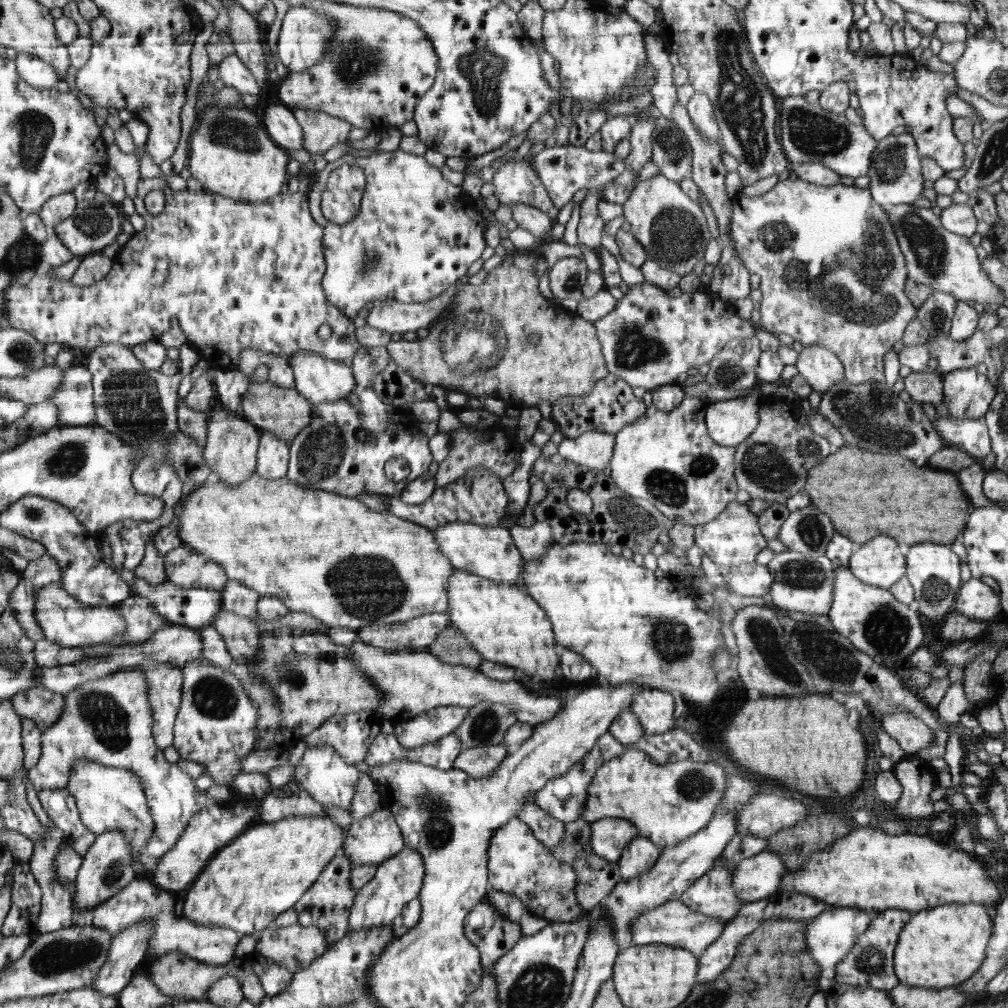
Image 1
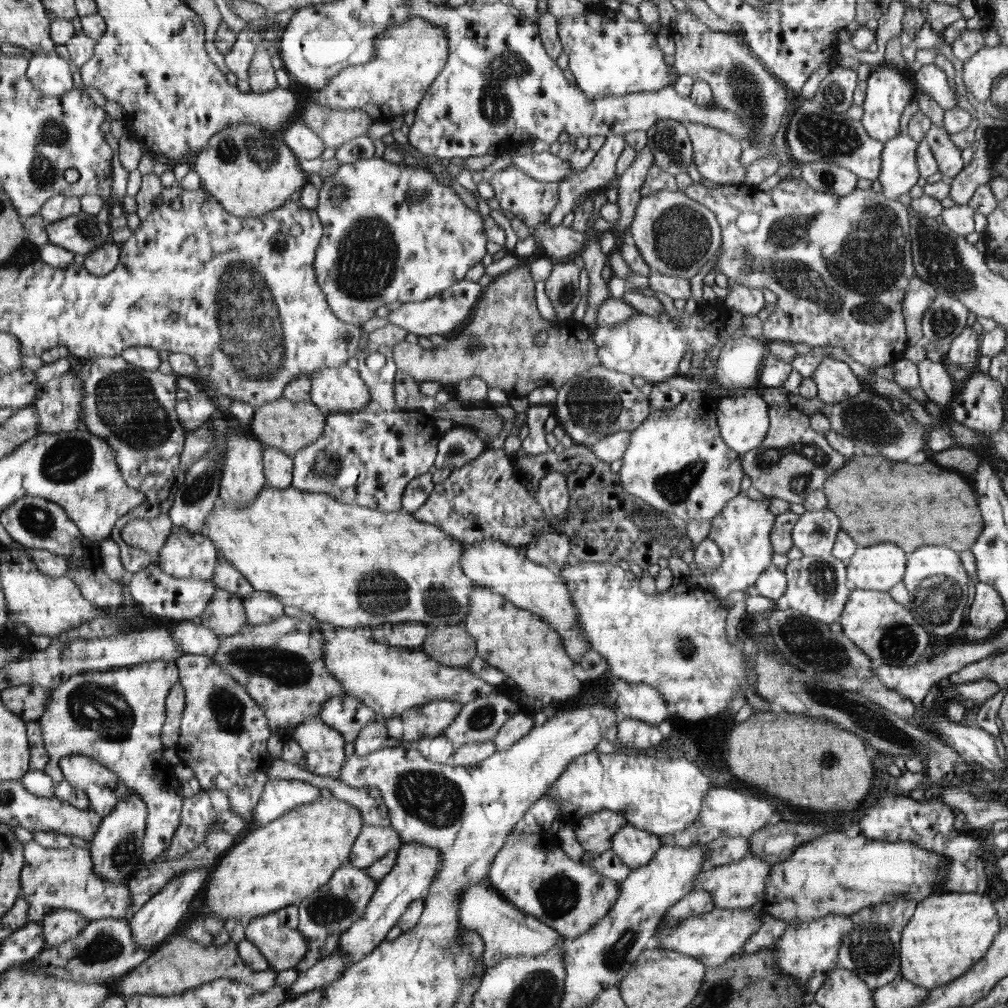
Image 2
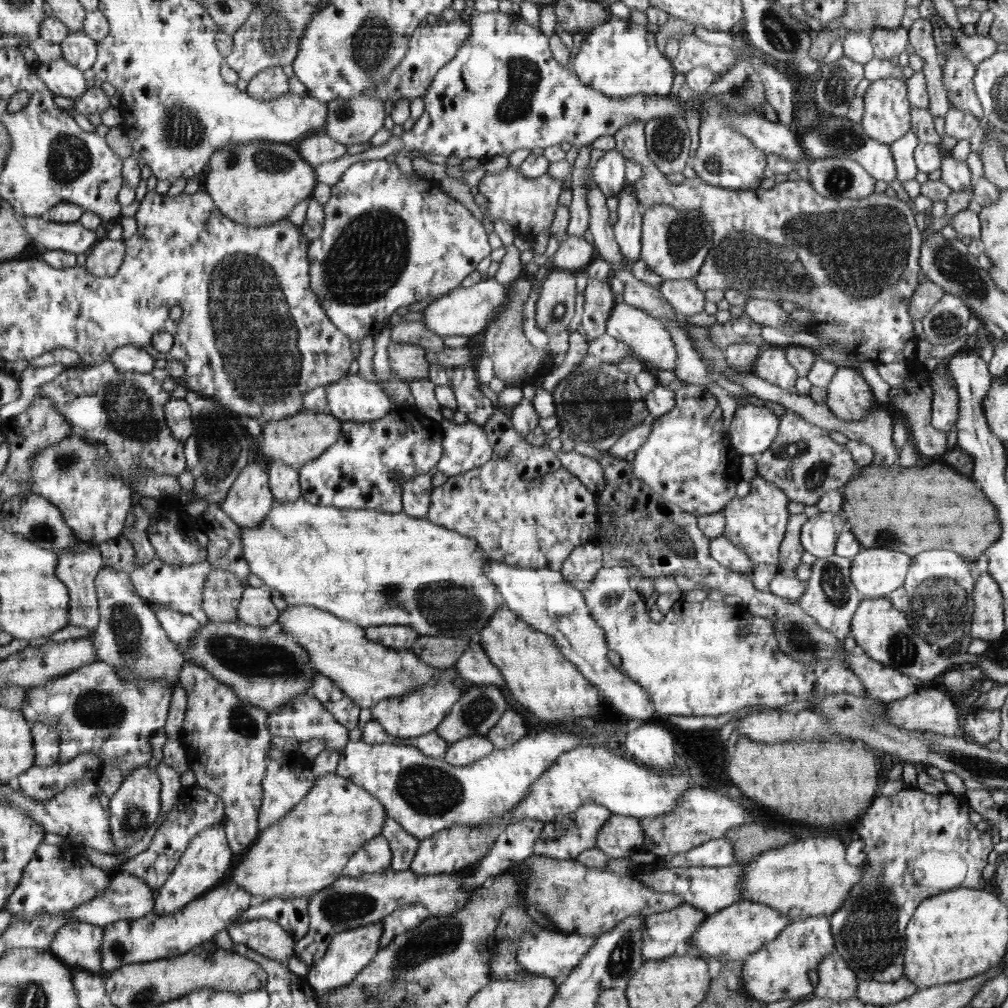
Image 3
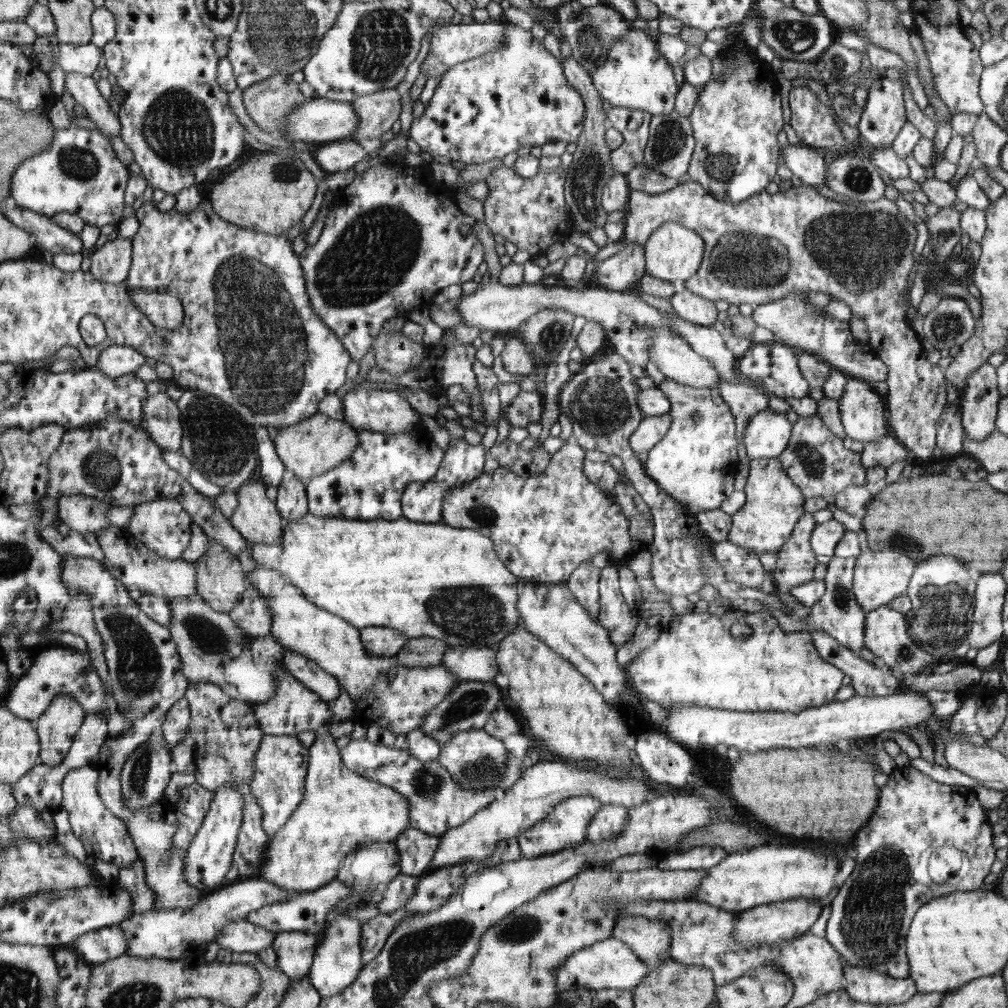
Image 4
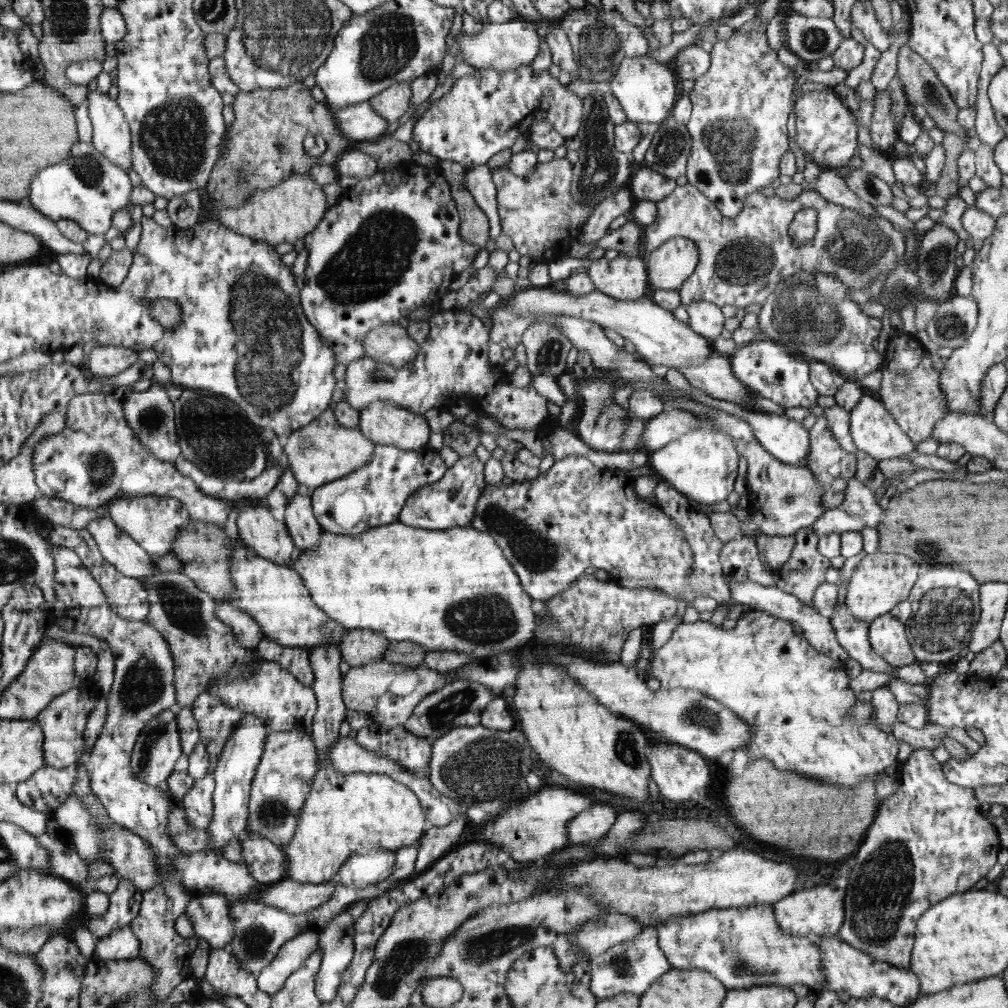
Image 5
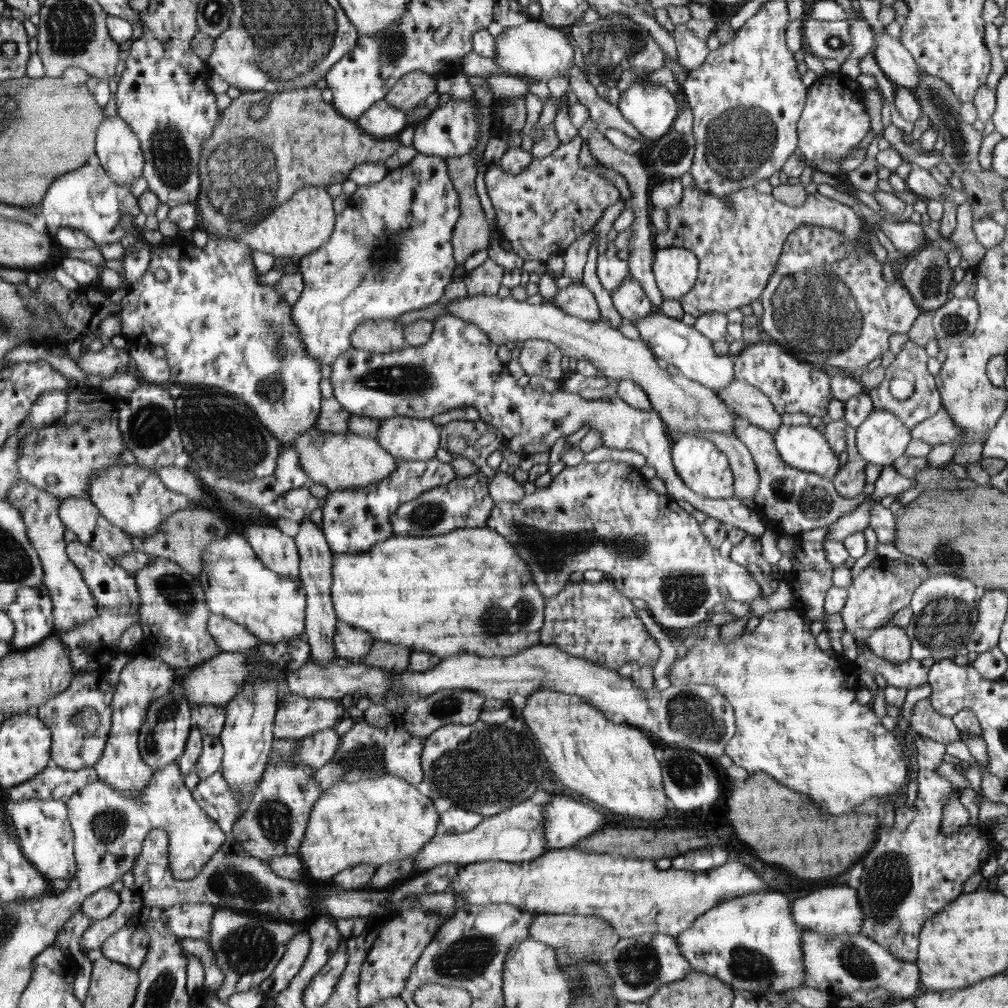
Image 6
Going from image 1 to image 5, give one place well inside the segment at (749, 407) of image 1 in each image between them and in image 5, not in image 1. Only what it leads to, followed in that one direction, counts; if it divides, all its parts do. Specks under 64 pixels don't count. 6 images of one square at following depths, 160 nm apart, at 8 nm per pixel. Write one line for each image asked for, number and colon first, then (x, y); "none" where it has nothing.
2: (743, 419)
3: (753, 429)
4: (767, 435)
5: (788, 441)

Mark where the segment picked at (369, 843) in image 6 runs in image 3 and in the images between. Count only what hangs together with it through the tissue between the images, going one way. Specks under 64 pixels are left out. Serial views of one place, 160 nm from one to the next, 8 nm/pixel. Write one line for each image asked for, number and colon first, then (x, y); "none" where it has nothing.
3: (306, 851)
4: (340, 811)
5: (344, 815)

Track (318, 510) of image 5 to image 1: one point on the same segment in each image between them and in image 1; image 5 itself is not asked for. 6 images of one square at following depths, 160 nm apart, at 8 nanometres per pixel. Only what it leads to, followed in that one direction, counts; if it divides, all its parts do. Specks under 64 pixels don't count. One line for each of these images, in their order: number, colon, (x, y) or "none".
1: (327, 455)
2: (367, 457)
3: (357, 472)
4: (368, 485)

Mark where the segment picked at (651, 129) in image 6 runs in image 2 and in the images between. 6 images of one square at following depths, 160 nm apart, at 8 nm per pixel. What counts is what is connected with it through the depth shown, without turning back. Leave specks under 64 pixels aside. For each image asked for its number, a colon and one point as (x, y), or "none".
2: (609, 55)
3: (619, 58)
4: (635, 75)
5: (647, 90)

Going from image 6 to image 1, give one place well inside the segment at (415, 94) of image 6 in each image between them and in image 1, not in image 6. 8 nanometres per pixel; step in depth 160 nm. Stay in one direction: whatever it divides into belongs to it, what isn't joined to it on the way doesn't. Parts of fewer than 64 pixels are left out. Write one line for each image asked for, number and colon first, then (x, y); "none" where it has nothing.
1: (321, 131)
2: (335, 127)
3: (350, 121)
4: (377, 112)
5: (391, 104)

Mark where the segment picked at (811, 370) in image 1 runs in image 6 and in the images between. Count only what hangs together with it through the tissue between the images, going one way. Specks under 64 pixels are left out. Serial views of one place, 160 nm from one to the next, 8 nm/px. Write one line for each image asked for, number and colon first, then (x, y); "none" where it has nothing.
2: (834, 379)
3: (849, 397)
4: (862, 414)
5: (874, 431)
6: (882, 438)

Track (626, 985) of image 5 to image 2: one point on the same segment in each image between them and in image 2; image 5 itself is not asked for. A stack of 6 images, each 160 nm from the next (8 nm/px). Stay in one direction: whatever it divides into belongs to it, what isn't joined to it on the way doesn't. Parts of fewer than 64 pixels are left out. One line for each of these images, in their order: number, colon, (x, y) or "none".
2: (506, 931)
3: (545, 953)
4: (610, 963)

